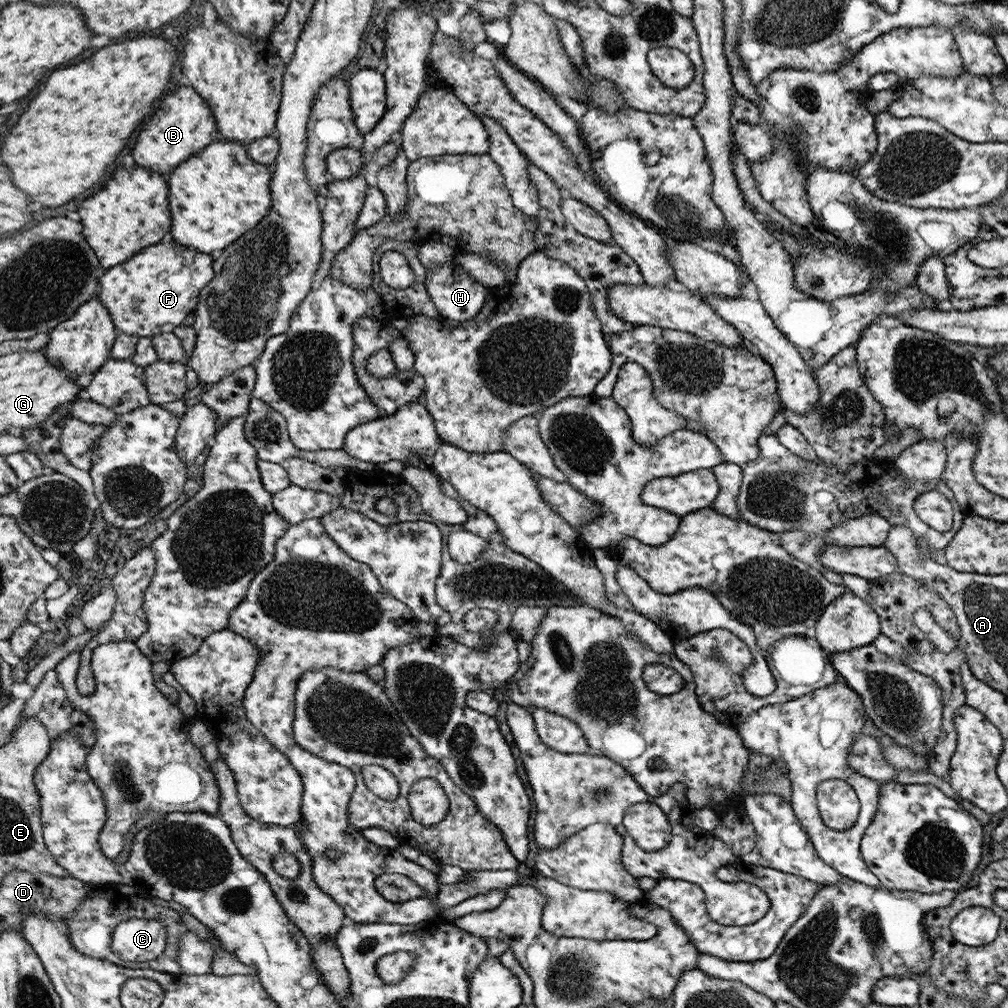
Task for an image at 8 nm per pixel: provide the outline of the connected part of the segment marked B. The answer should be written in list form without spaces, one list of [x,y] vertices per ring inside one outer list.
[[[179,86],[172,91],[170,96],[160,102],[152,120],[139,136],[133,152],[137,165],[162,174],[171,173],[191,156],[221,139],[209,102],[198,94],[194,86]]]

